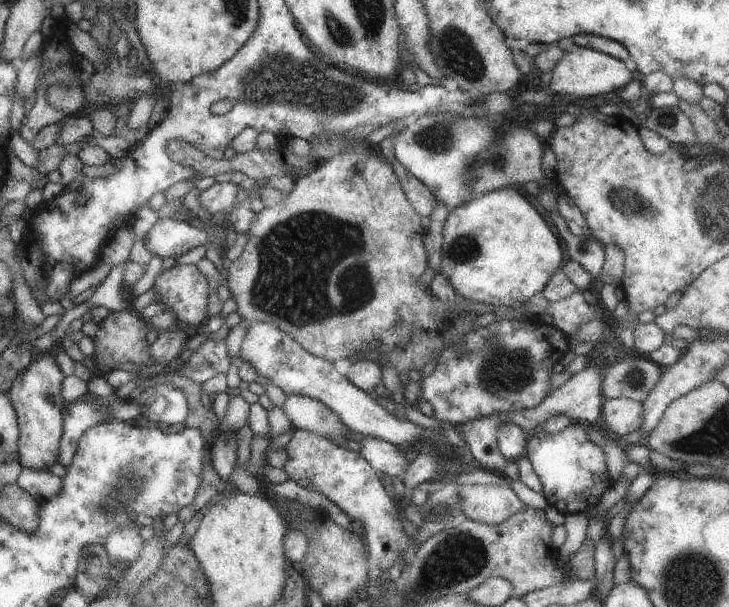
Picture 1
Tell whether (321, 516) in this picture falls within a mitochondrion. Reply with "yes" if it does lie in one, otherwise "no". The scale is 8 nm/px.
no

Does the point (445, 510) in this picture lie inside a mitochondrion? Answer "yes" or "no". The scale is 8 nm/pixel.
yes

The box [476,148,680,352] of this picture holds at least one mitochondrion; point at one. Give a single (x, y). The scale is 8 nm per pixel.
(626, 202)

